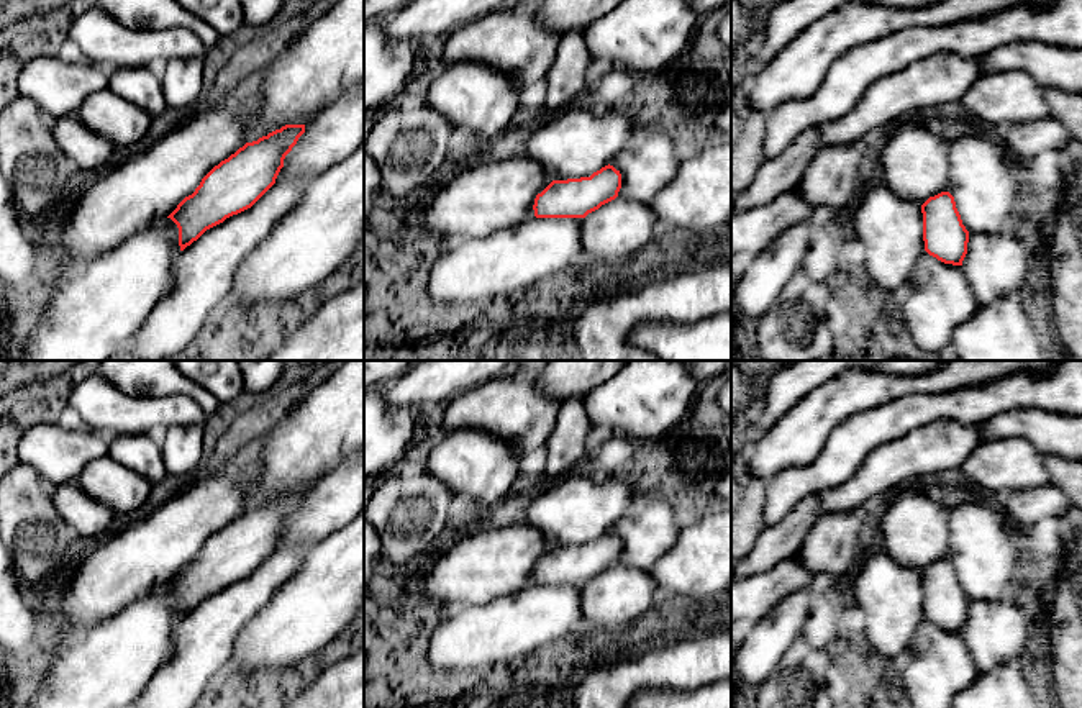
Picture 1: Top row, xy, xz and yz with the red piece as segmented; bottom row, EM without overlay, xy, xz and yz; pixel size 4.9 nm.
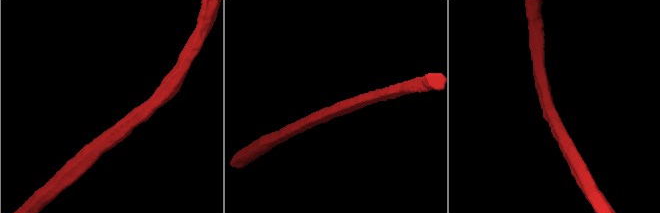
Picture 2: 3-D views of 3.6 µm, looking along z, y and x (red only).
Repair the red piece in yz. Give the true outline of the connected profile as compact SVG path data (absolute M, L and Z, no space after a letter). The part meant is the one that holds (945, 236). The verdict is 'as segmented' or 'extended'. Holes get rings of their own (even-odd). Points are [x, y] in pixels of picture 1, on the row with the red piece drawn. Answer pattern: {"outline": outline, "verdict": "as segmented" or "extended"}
{"outline": "M903 121L889 133L879 175L923 213L925 251L944 264L962 266L969 231L949 193L948 143L925 125Z", "verdict": "extended"}

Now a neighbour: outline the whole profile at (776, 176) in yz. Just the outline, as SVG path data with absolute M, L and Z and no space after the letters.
M818 128L802 133L784 152L764 159L749 188L736 193L733 211L764 206L798 187L807 167L821 151Z

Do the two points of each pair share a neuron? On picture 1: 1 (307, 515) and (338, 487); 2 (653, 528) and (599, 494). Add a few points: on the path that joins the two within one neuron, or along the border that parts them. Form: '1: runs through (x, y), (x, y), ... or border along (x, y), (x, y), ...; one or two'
1: runs through (315, 510), (330, 495); one
2: runs through (640, 528), (612, 507); one

